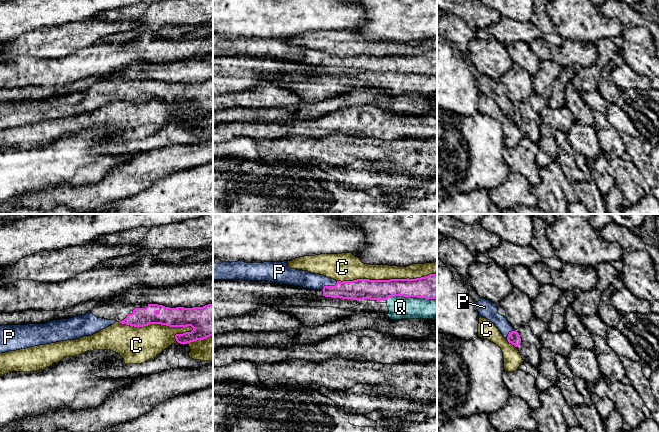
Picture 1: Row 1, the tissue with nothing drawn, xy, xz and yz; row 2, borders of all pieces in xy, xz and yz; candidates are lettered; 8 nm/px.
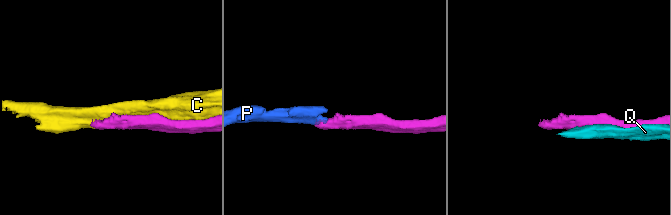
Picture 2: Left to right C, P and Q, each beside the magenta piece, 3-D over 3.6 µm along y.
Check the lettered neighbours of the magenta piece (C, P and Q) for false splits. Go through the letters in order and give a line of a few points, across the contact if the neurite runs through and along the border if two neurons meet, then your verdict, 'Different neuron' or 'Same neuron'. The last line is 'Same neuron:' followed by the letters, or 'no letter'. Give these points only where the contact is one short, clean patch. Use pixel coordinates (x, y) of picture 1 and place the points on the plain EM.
C: Different neuron
P: Line: xz (359, 65), (333, 65), (329, 62), (321, 58), (305, 55). Same neuron
Q: Different neuron
Same neuron: P

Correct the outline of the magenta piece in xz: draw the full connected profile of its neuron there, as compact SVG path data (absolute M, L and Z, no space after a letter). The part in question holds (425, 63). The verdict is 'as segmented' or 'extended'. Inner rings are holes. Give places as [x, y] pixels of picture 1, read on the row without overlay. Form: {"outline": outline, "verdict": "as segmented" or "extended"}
{"outline": "M213 35L213 56L269 57L321 66L325 73L353 76L381 77L392 72L437 75L437 50L416 55L357 55L341 58L324 51L291 45L288 37L216 40Z", "verdict": "extended"}

